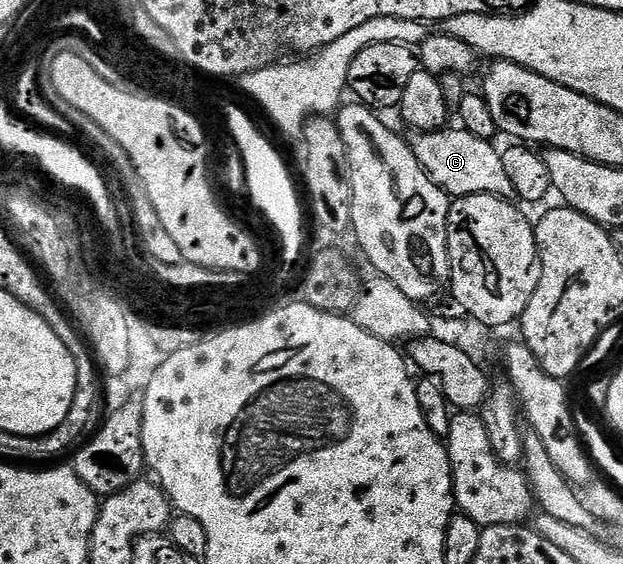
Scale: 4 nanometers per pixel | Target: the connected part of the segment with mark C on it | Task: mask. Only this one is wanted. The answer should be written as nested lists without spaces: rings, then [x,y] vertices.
[[[462,129],[425,131],[410,136],[409,142],[417,161],[425,168],[427,175],[448,196],[496,195],[508,201],[515,199],[515,190],[501,165],[501,151],[489,139],[473,137],[473,133]]]

